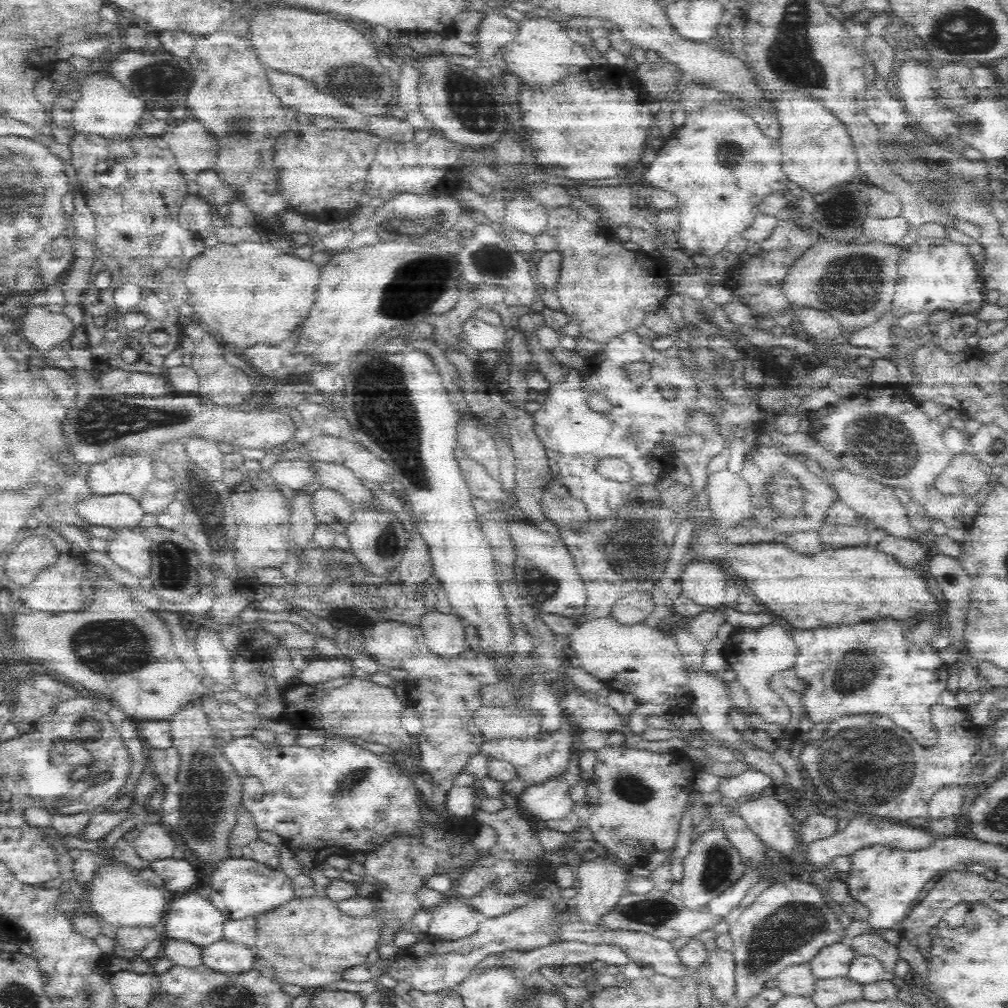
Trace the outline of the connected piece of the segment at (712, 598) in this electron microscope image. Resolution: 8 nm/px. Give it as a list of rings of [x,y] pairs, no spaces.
[[[697,561],[683,567],[678,579],[682,594],[708,610],[721,608],[726,601],[725,571],[710,561]]]

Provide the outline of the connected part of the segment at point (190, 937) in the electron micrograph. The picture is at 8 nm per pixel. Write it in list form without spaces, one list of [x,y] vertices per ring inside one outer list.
[[[190,890],[168,899],[165,915],[160,925],[161,937],[180,940],[200,948],[223,939],[224,916],[205,894],[192,894]]]

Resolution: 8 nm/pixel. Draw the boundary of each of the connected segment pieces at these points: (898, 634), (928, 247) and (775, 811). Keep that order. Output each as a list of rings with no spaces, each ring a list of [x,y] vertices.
[[[916,612],[906,620],[882,616],[856,624],[796,630],[798,653],[793,670],[808,686],[804,705],[810,721],[832,723],[842,716],[880,714],[888,716],[918,746],[926,749],[936,746],[939,734],[930,710],[948,686],[950,664],[944,662],[932,643],[912,640],[922,618],[924,612]]]
[[[918,237],[915,243],[900,251],[891,310],[894,314],[902,314],[948,308],[971,315],[984,303],[985,290],[980,269],[964,246],[950,239],[940,242]]]
[[[760,796],[760,798],[754,798],[754,800],[741,804],[739,811],[748,827],[764,843],[764,846],[774,849],[786,857],[795,855],[793,849],[798,844],[798,839],[794,835],[795,821],[791,814],[792,809],[786,803],[779,802],[772,796]]]

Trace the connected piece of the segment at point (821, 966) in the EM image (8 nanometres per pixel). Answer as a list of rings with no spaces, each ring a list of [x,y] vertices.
[[[843,941],[821,948],[808,963],[816,979],[846,977],[848,965],[854,956],[851,947]]]

